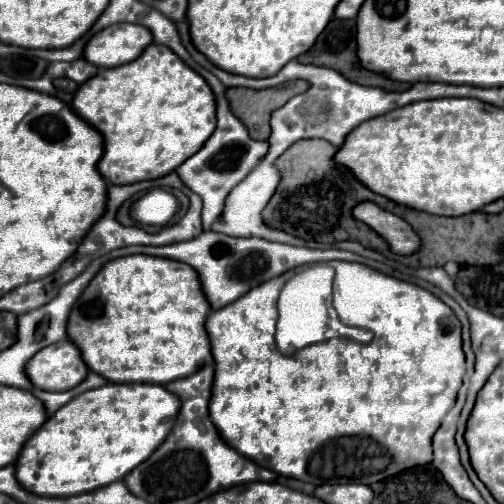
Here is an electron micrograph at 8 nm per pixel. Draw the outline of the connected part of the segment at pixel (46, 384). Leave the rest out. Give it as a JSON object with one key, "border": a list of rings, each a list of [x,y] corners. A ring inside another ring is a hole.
{"border":[[[66,339],[38,351],[36,357],[28,361],[26,373],[40,389],[68,391],[86,379],[88,367],[80,349]]]}

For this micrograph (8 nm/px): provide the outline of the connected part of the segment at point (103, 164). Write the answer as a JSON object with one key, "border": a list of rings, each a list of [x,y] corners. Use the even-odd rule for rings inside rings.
{"border":[[[150,45],[136,61],[112,69],[100,69],[88,79],[72,101],[72,109],[98,129],[104,137],[104,157],[98,163],[102,177],[112,185],[128,185],[146,179],[158,179],[178,169],[216,129],[216,97],[202,75],[190,69],[166,45]]]}

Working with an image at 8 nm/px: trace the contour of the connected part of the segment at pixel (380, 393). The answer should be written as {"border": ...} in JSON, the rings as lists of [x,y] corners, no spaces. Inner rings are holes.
{"border":[[[332,261],[332,267],[314,263],[296,273],[286,271],[208,315],[206,331],[216,365],[210,401],[212,423],[238,453],[278,475],[314,485],[330,481],[372,485],[410,467],[432,463],[432,435],[444,413],[456,403],[466,371],[462,325],[444,301],[414,283],[384,275],[364,263]],[[332,267],[336,269],[334,303],[338,313],[332,307]]]}

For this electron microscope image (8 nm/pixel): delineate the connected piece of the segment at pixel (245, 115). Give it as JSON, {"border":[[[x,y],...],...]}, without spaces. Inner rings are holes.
{"border":[[[292,81],[280,87],[270,89],[246,89],[236,87],[228,89],[228,99],[232,113],[248,127],[252,139],[268,139],[270,137],[270,115],[284,103],[288,103],[294,95],[304,93],[310,85],[304,81]]]}

